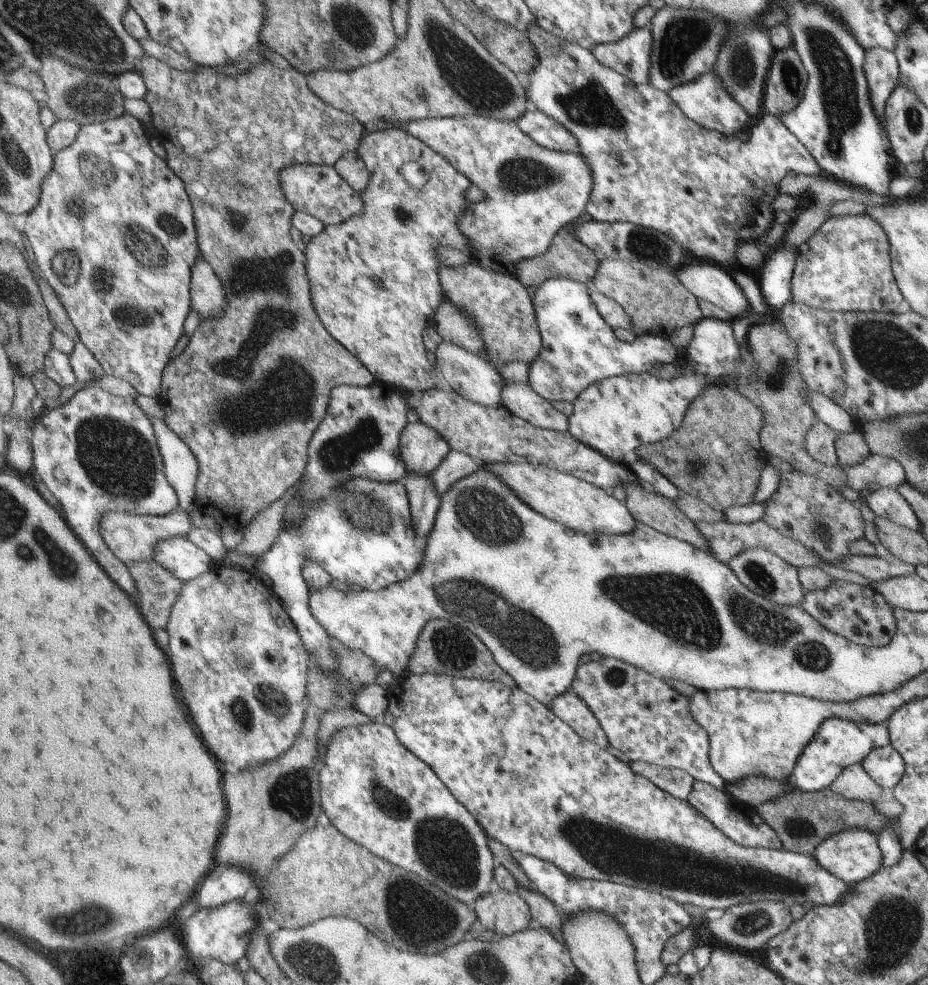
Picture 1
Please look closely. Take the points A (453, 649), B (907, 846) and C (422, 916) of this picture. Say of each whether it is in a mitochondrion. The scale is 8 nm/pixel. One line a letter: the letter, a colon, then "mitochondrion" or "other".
A: mitochondrion
B: other
C: mitochondrion

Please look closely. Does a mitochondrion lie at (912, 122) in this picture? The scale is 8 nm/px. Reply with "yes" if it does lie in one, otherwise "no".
yes

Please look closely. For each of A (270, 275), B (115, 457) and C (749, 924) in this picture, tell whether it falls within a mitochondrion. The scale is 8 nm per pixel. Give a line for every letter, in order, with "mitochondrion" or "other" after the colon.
A: mitochondrion
B: mitochondrion
C: mitochondrion

